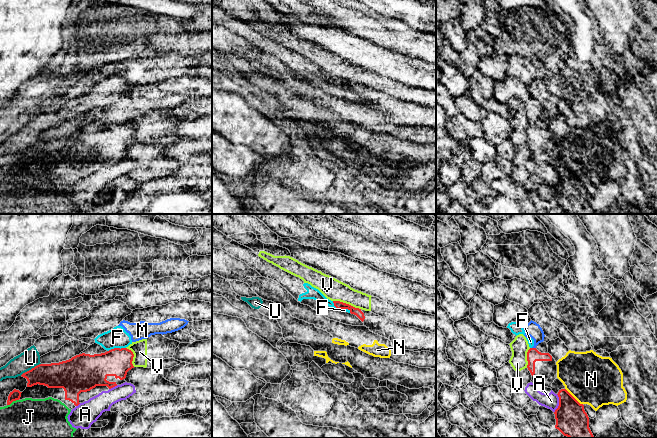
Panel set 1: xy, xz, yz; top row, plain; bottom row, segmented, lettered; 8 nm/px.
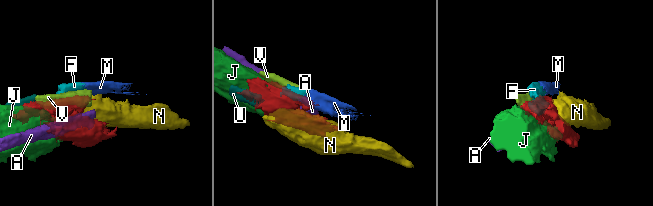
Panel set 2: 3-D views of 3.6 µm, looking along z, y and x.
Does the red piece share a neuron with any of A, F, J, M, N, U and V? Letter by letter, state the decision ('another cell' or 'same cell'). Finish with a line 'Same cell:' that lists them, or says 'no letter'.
A: another cell
F: another cell
J: same cell
M: another cell
N: another cell
U: another cell
V: another cell
Same cell: J

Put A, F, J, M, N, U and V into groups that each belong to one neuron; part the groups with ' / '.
A / F M / J / N / U / V

